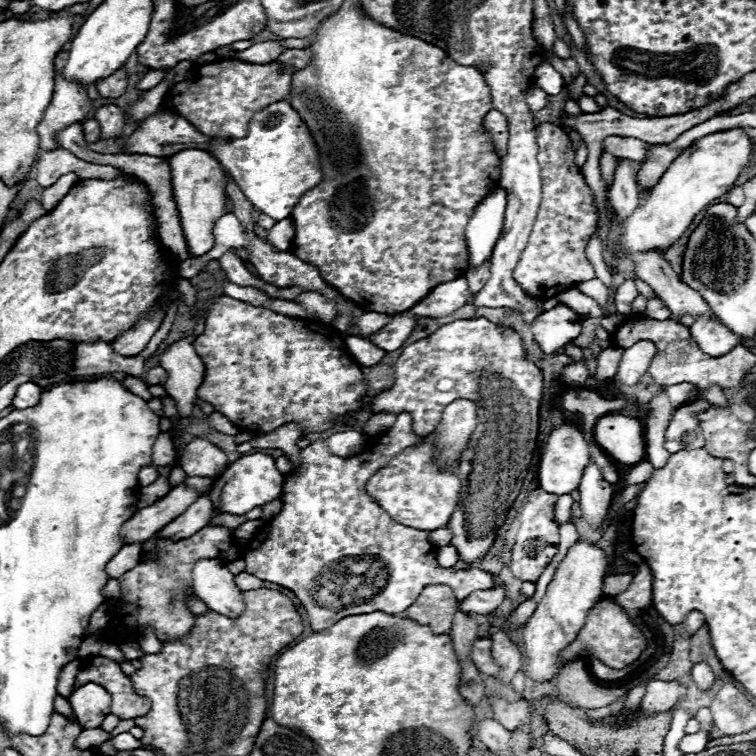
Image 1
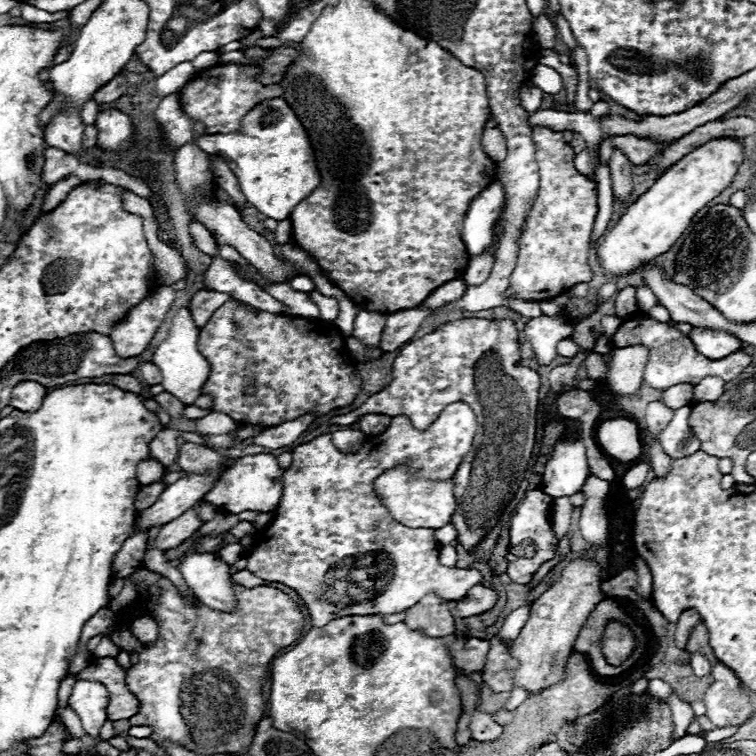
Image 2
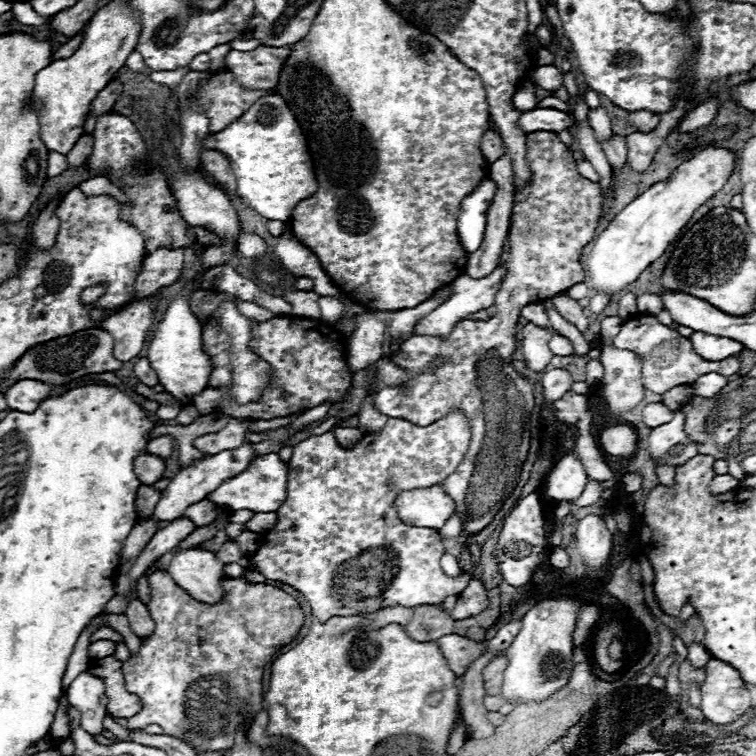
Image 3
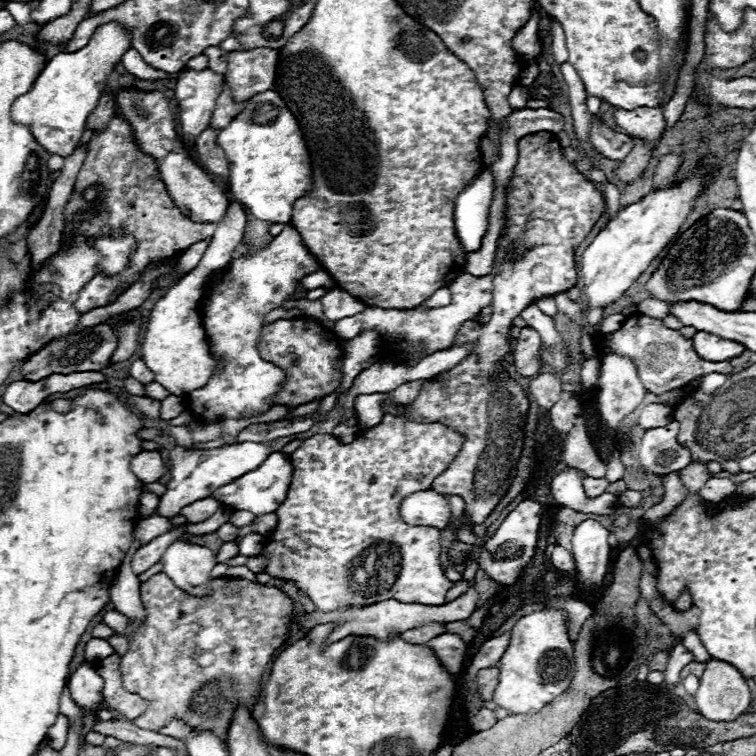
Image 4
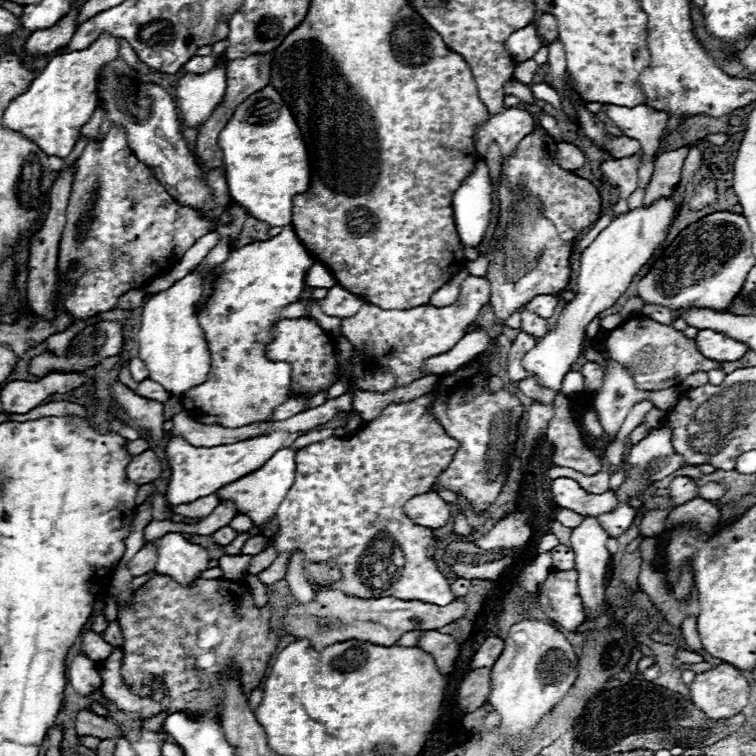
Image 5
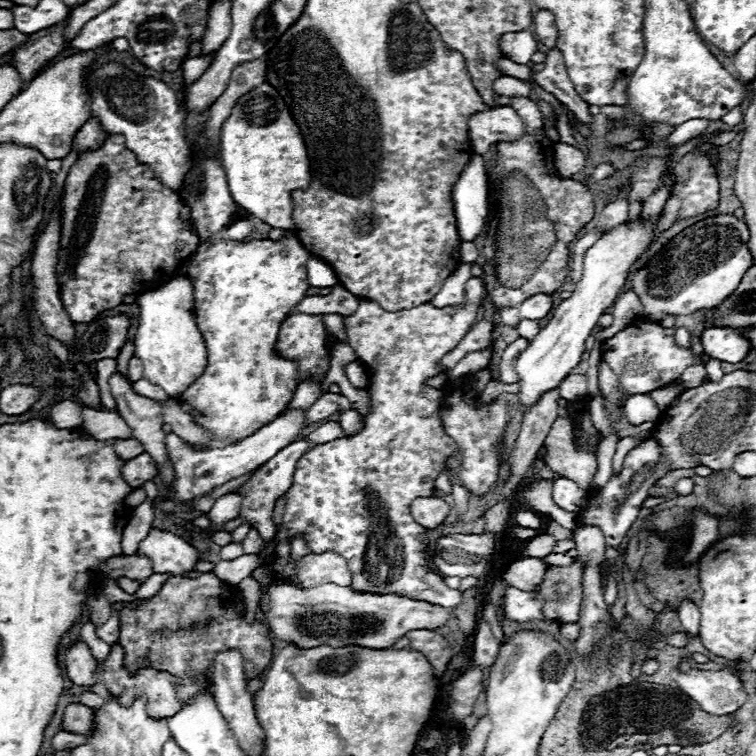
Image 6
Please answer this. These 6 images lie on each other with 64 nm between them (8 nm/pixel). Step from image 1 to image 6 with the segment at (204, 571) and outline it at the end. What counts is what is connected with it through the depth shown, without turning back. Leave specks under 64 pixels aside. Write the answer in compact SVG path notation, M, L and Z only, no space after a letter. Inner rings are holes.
M152 528L144 540L140 540L136 554L152 560L152 570L158 574L174 574L182 576L190 572L198 562L198 552L192 544L178 538L172 532L162 532Z

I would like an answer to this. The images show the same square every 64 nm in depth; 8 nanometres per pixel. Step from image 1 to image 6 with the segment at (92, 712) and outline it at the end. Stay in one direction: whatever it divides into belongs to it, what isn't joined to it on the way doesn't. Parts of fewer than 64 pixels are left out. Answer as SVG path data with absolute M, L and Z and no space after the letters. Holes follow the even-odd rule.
M78 638L74 644L70 644L64 652L64 664L68 678L78 686L92 686L98 682L98 662L92 656L88 644Z

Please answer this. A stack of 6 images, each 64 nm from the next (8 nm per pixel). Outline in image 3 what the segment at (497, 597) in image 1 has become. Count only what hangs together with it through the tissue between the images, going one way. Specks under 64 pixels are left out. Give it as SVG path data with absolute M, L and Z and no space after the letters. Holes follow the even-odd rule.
M471 573L472 579L470 584L466 586L466 590L460 594L456 606L452 610L444 610L452 620L464 620L464 618L472 618L478 612L482 612L488 606L488 592L484 590L482 582Z

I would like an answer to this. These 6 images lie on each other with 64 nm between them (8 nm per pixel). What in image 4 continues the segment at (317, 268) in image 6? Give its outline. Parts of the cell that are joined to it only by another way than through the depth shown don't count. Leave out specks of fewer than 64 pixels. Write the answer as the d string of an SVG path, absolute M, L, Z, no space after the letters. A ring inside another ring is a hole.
M318 268L316 272L308 274L306 278L302 278L300 282L306 290L314 290L314 288L332 288L336 282L330 278L330 274L326 274L326 270Z

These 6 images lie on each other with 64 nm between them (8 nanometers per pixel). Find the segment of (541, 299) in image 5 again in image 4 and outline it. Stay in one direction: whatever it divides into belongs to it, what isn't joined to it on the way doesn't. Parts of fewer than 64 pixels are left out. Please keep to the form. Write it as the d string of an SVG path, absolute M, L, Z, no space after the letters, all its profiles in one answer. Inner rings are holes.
M544 296L544 298L538 298L538 300L534 300L534 304L546 314L546 316L554 316L556 314L556 302L554 302L554 298L552 296Z

